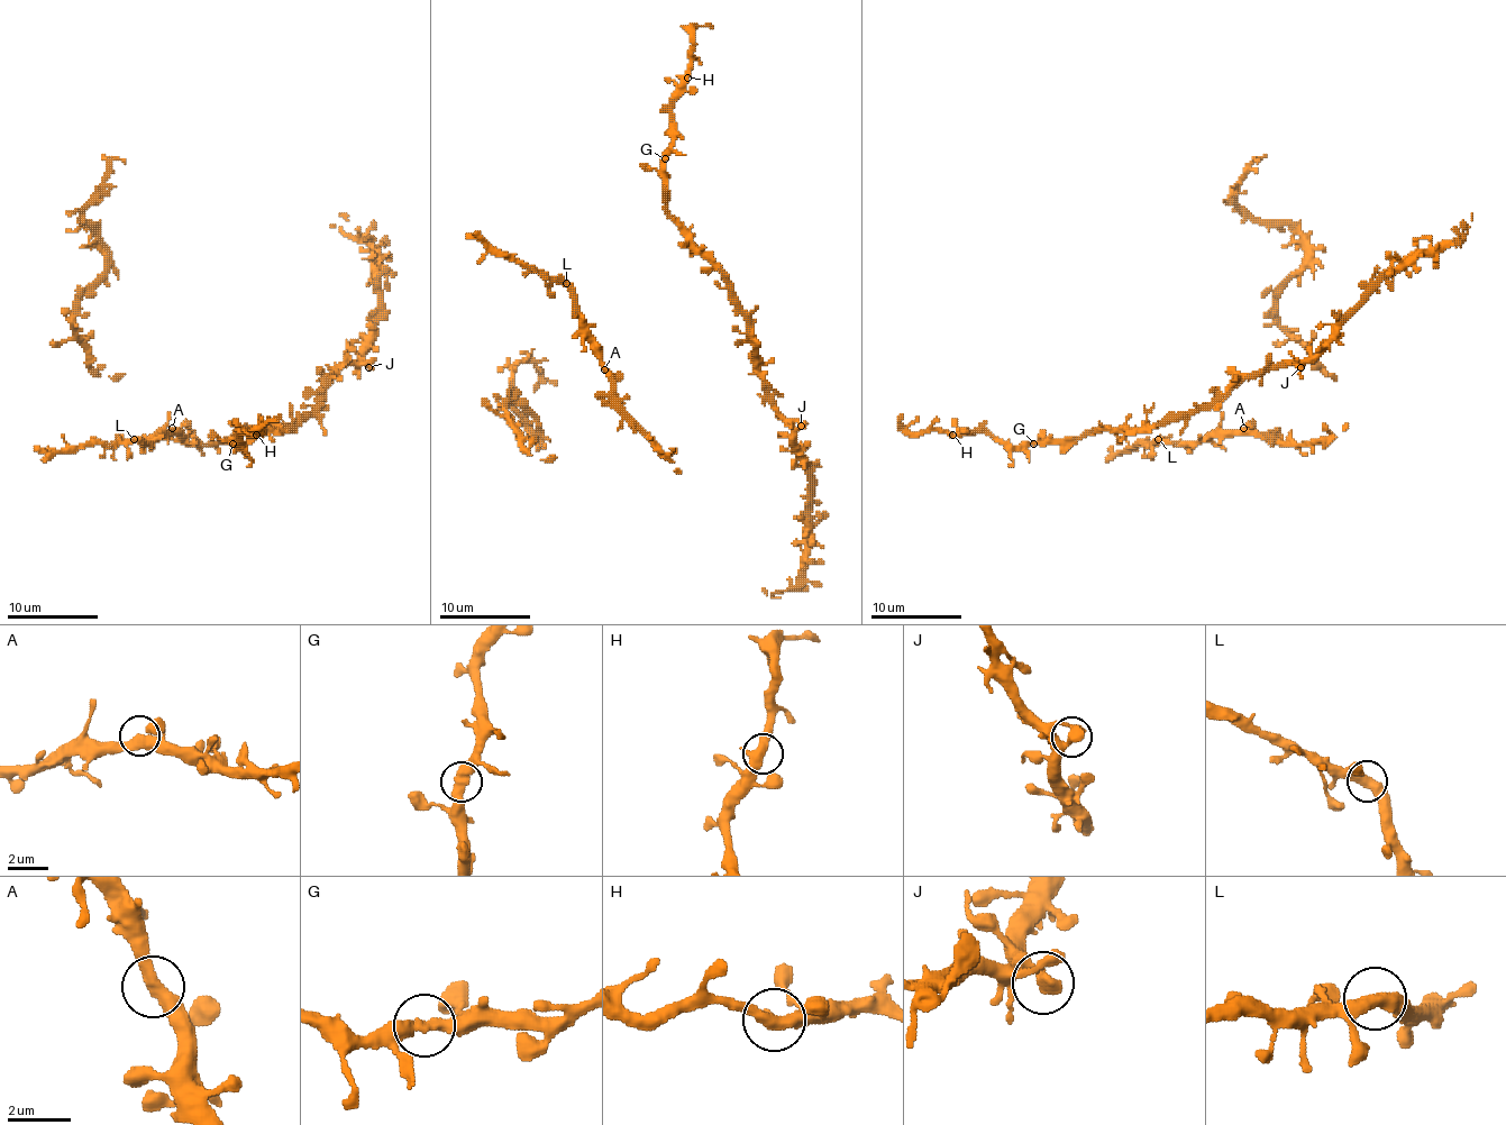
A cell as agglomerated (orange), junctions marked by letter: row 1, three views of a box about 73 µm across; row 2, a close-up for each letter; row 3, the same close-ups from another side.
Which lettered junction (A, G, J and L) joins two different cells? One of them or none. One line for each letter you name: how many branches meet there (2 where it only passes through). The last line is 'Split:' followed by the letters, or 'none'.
Split: none

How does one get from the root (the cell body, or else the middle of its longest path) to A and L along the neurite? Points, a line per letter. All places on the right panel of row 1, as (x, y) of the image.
A: (1323, 423), (1332, 435), (1303, 444), (1283, 444), (1270, 437), (1254, 437), (1243, 428)
L: (1323, 423), (1330, 437), (1303, 444), (1252, 435), (1212, 435), (1196, 441), (1158, 439)

